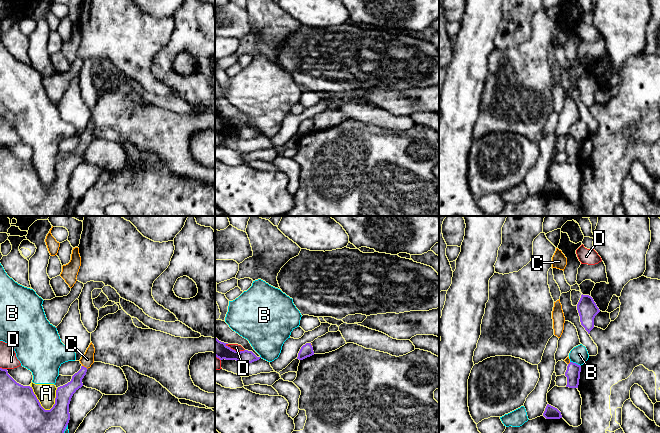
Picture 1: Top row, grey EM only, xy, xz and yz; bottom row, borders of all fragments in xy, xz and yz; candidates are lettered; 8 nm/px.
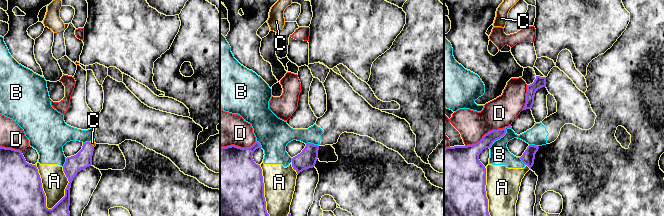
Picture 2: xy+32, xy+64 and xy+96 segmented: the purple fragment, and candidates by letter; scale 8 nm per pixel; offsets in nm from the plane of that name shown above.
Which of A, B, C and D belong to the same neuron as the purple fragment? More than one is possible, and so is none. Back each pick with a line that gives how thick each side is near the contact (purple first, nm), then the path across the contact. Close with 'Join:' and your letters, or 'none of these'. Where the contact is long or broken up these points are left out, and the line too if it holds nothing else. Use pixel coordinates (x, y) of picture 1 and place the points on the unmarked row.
C: 120/100 nm | across xy (66, 167), (76, 157), (85, 143), (87, 135)
Join: C

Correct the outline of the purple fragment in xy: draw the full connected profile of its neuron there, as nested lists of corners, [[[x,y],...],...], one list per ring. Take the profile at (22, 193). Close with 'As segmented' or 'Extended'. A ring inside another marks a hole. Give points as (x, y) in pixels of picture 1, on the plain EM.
[[[91,118],[79,136],[82,140],[81,145],[72,152],[70,158],[57,164],[55,180],[50,186],[45,186],[41,182],[32,163],[17,159],[8,150],[7,145],[0,144],[0,216],[66,216],[64,207],[70,196],[69,180],[73,170],[83,162],[82,155],[86,151],[87,145],[94,139],[94,129],[95,124]]]. Extended

